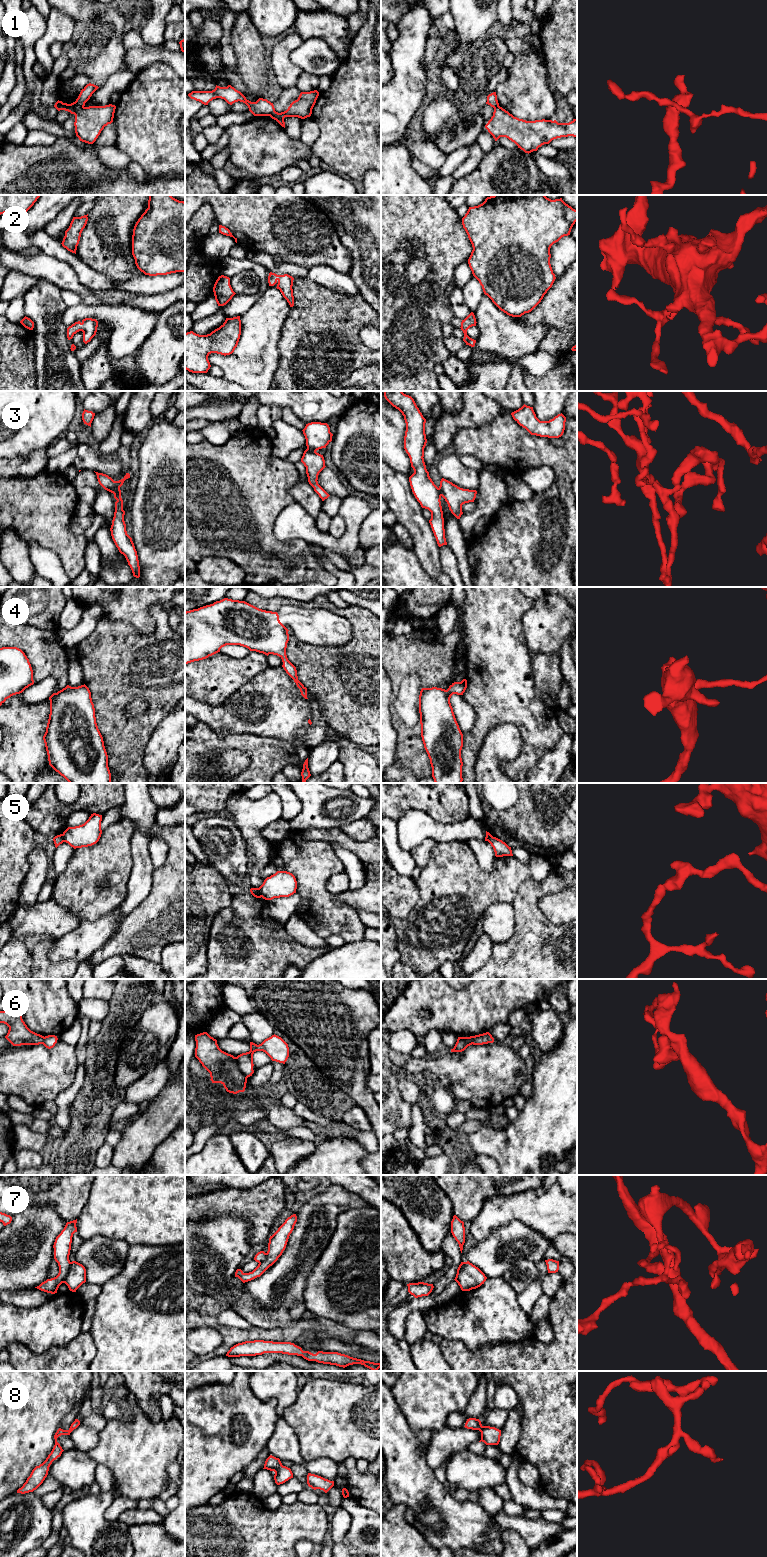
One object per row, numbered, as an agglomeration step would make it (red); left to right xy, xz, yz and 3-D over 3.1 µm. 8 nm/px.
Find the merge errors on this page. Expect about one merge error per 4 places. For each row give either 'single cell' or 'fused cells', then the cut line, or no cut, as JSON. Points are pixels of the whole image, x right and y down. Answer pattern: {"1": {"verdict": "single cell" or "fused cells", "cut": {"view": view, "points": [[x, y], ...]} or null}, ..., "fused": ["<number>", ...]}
{"1": {"verdict": "fused cells", "cut": {"view": "xy", "points": [[83, 106], [72, 113]]}}, "2": {"verdict": "single cell", "cut": null}, "3": {"verdict": "fused cells", "cut": {"view": "xz", "points": [[307, 447], [315, 451]]}}, "4": {"verdict": "single cell", "cut": null}, "5": {"verdict": "fused cells", "cut": {"view": "xz", "points": [[257, 888], [261, 896]]}}, "6": {"verdict": "fused cells", "cut": {"view": "xz", "points": [[235, 1057], [239, 1070], [247, 1077]]}}, "7": {"verdict": "fused cells", "cut": {"view": "xy", "points": [[71, 1262], [63, 1282]]}}, "8": {"verdict": "single cell", "cut": null}, "fused": ["1", "3", "5", "6", "7"]}

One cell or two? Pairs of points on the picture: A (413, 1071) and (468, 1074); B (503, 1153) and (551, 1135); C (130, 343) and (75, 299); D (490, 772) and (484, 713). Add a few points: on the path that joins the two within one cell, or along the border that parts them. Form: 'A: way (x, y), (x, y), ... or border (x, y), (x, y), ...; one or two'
A: way (427, 1066), (454, 1070); one
B: way (515, 1149), (518, 1149), (532, 1135), (539, 1135); one
C: border (81, 303), (67, 307); two
D: border (505, 722), (496, 725), (487, 734), (476, 757); two

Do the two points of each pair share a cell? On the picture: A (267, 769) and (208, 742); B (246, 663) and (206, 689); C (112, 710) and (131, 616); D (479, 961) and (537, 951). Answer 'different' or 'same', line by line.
A: same
B: same
C: different
D: different

